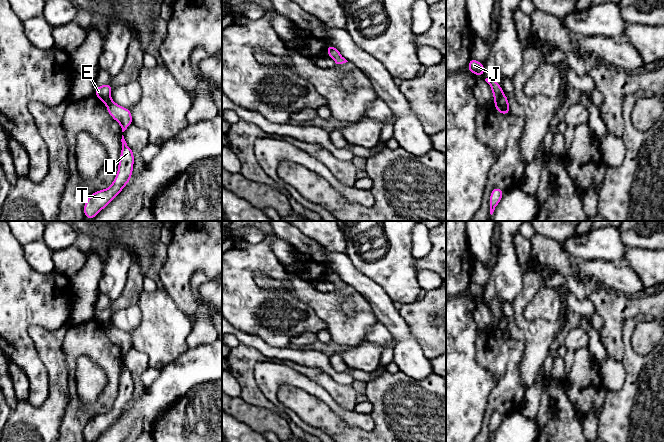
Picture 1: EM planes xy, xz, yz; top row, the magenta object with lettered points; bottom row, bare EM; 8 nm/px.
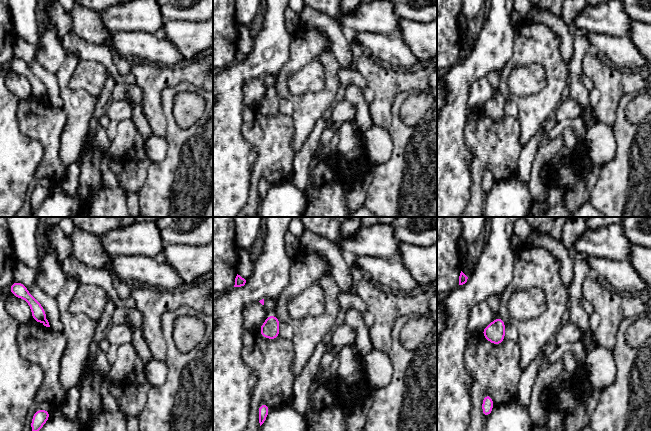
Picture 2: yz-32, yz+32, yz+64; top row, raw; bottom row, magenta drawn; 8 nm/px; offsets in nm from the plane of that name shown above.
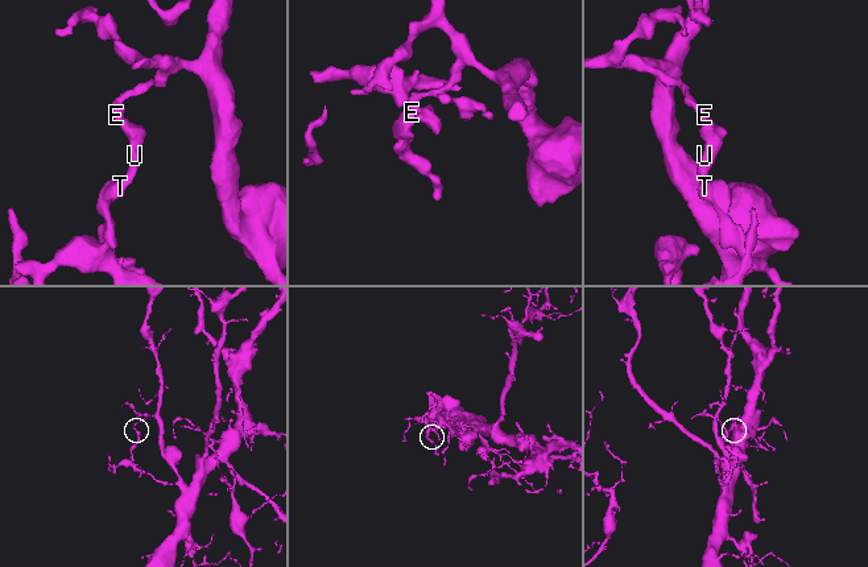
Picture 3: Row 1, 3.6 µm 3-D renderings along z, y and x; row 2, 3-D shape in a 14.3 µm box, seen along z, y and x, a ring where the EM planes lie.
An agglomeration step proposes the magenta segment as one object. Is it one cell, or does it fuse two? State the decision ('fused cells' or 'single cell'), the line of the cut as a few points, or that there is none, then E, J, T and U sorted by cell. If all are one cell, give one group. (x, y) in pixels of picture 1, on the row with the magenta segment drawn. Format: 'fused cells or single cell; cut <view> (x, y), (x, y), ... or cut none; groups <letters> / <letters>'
fused cells; cut yz (503, 93), (495, 103); groups E J / T U

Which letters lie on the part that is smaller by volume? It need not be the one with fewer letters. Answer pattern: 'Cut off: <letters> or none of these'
Cut off: T, U

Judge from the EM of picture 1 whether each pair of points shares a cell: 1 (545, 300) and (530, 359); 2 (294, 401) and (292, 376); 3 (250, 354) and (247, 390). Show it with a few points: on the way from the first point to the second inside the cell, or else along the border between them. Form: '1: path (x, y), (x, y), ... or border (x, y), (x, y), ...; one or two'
1: border (561, 307), (554, 321), (528, 320), (522, 313); two
2: border (276, 393), (282, 385), (293, 385), (314, 397); two
3: path (247, 363), (247, 381); one

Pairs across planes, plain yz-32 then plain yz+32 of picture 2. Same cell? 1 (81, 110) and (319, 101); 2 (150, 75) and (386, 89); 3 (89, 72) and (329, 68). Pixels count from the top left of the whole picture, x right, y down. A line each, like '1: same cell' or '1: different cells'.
1: same cell
2: same cell
3: different cells

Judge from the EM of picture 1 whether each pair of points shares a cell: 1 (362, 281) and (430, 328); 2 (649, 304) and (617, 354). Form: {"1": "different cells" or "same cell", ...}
{"1": "different cells", "2": "same cell"}

